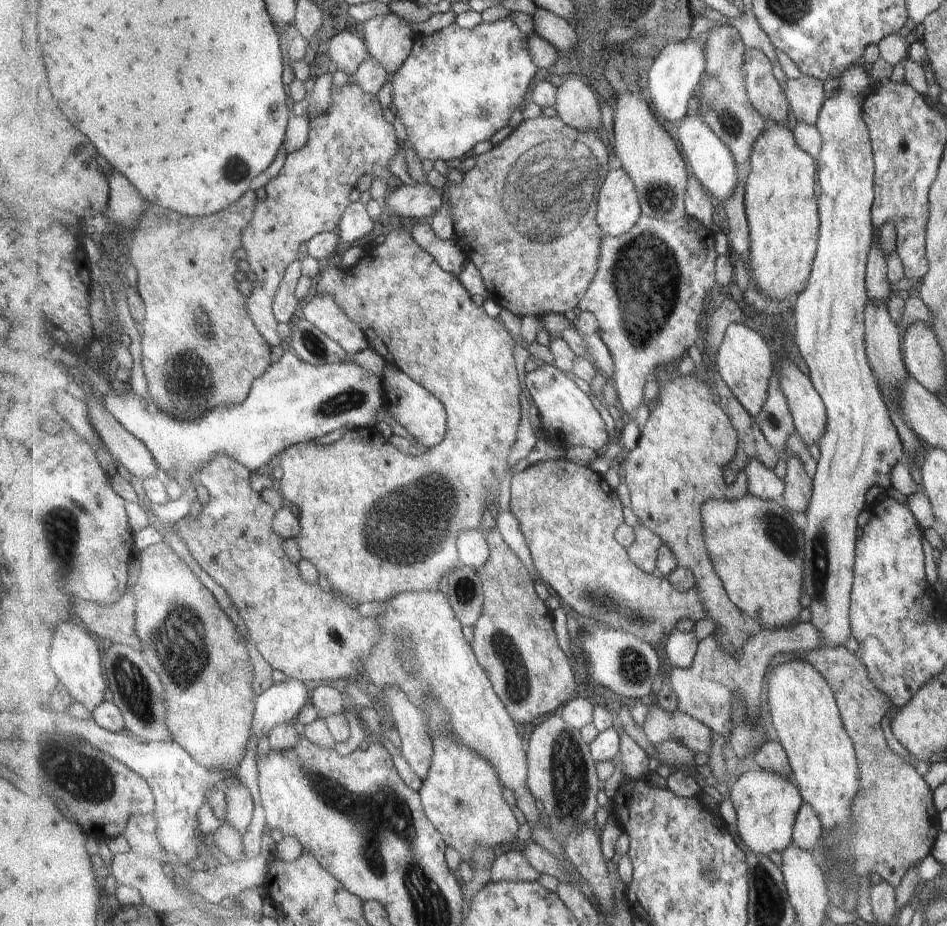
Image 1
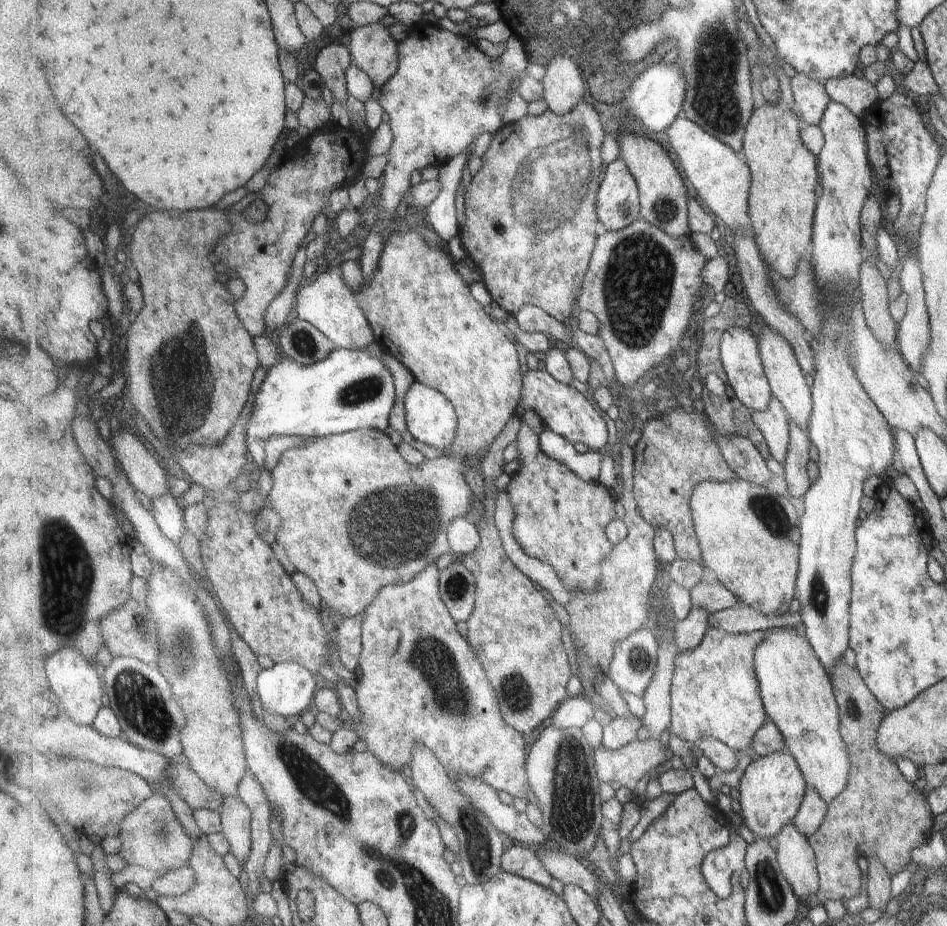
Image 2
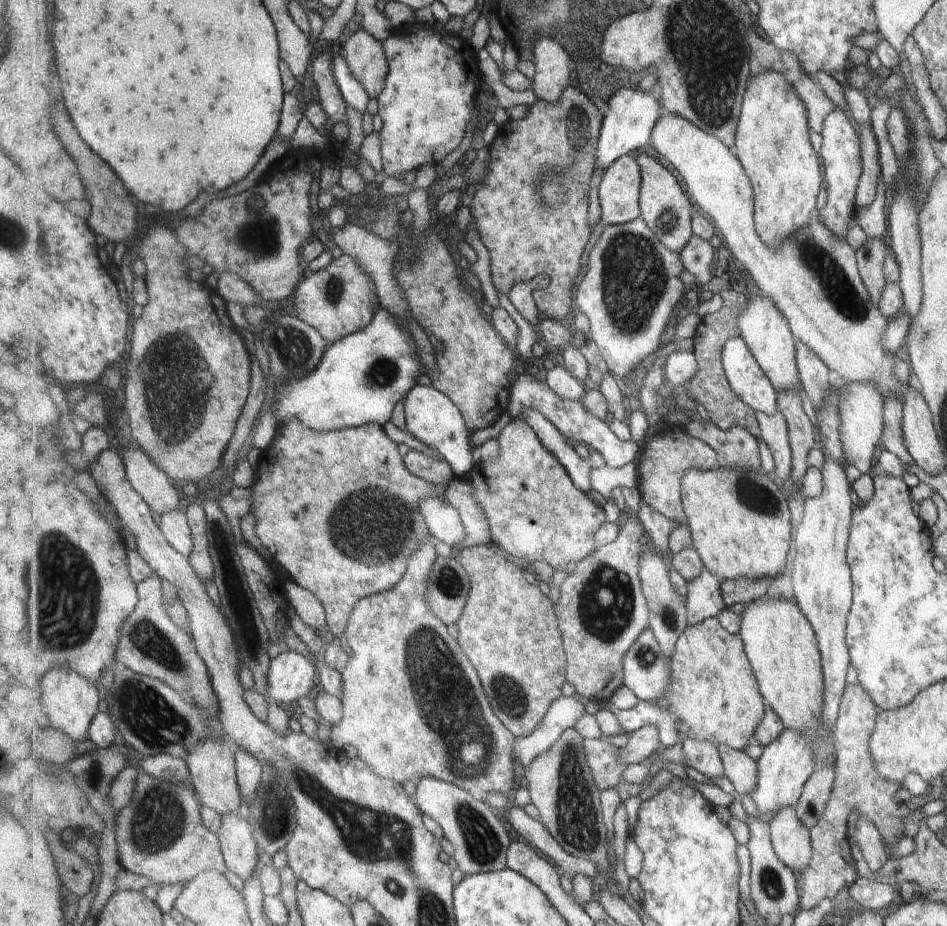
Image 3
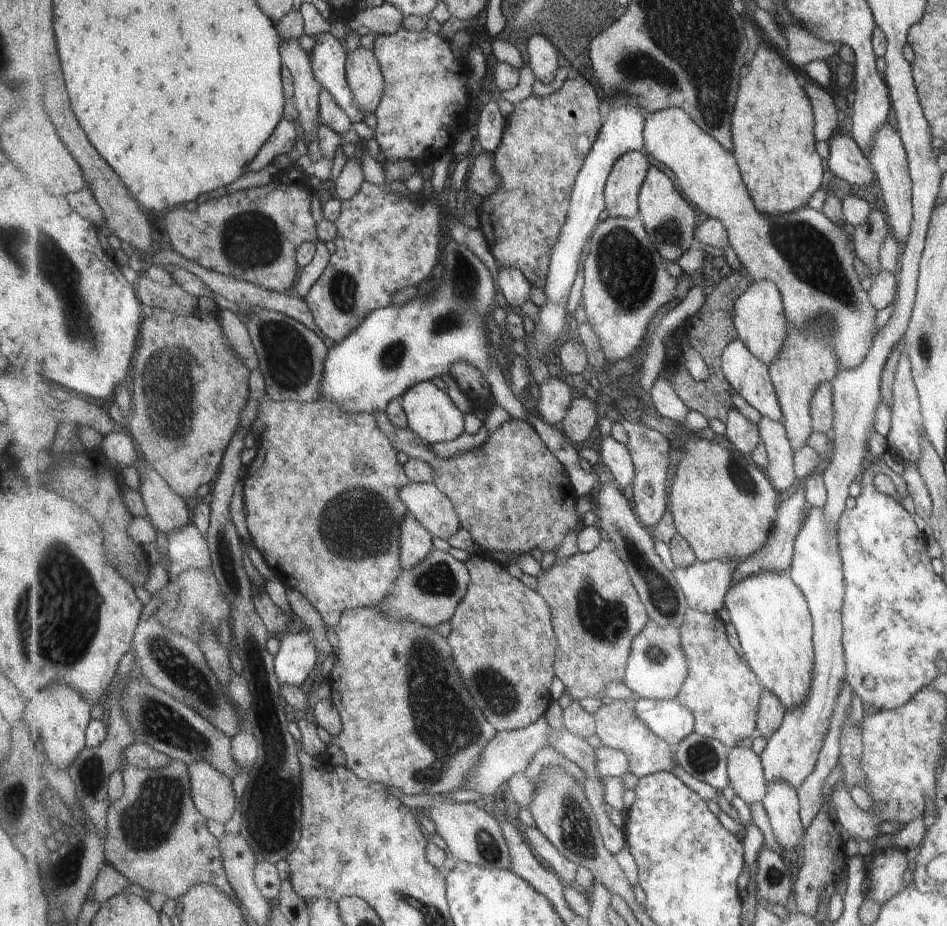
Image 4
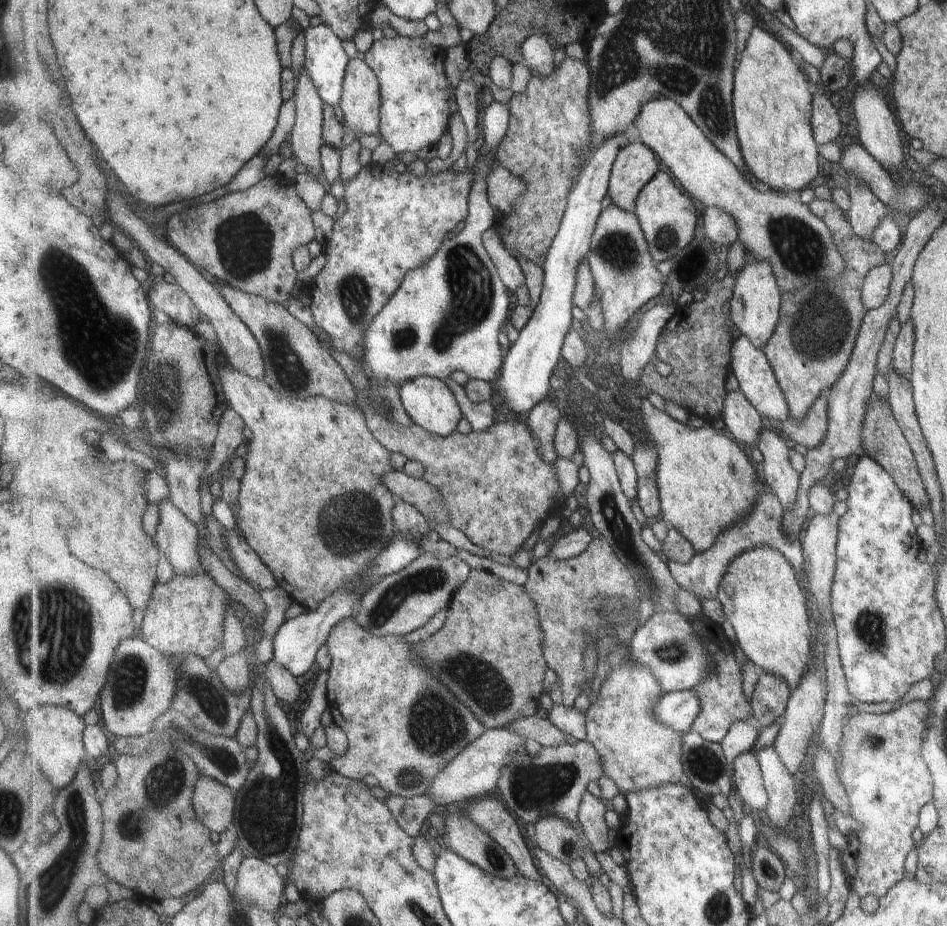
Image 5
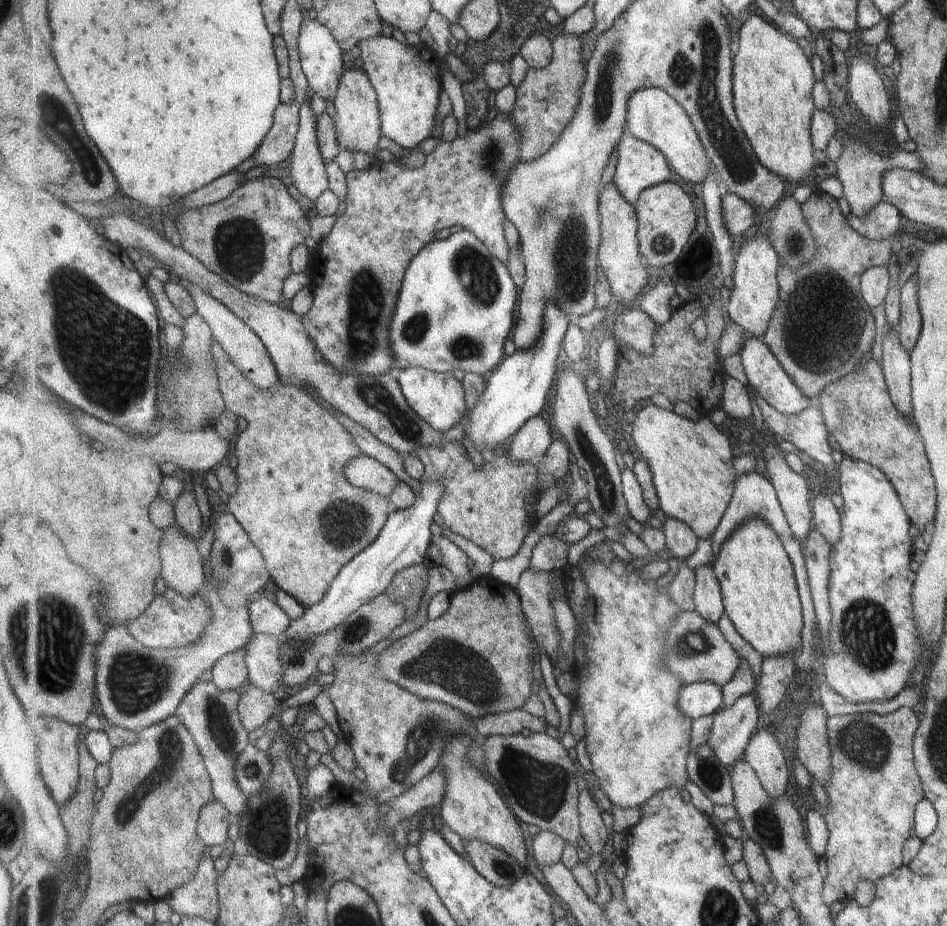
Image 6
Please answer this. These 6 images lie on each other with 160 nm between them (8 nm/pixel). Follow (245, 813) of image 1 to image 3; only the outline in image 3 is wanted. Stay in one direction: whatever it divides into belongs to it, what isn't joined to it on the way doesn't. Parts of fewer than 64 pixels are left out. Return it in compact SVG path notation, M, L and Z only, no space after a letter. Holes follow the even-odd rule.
M238 811L223 814L218 836L227 867L247 884L261 863L261 848L251 830L250 821L245 820Z

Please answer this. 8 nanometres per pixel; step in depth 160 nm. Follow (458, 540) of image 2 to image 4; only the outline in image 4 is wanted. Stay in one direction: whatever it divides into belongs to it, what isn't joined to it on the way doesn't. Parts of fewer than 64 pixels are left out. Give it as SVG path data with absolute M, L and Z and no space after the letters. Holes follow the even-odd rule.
M411 482L399 490L399 498L433 537L446 541L462 528L451 500L436 485Z

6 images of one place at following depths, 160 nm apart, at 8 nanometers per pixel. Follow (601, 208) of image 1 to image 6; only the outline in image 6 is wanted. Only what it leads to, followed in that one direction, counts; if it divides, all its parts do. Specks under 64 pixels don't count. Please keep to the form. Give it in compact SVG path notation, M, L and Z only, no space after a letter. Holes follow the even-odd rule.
M628 130L618 145L614 182L633 206L647 188L671 182L671 166L666 155L650 143L638 140Z

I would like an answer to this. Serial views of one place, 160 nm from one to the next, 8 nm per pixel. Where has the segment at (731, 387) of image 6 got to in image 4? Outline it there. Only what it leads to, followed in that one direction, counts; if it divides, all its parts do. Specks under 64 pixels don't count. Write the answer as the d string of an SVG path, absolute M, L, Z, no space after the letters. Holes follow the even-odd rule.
M733 408L728 414L725 436L736 451L750 457L759 444L760 428L753 426L741 412Z

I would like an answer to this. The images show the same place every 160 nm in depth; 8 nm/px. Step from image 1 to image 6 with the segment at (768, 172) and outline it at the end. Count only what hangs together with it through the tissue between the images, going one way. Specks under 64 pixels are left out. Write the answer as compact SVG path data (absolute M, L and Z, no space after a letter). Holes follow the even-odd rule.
M752 10L741 26L739 54L735 56L735 110L751 138L757 157L789 183L809 180L813 172L812 118L815 112L814 67L795 38Z

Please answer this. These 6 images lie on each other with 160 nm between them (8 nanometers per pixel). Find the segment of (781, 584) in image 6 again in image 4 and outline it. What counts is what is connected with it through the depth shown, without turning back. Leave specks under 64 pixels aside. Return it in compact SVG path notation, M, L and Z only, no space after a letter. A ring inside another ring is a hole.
M789 572L751 575L740 583L732 584L725 596L725 607L729 611L730 623L735 625L740 636L743 652L751 670L758 675L762 686L776 694L786 710L800 707L810 695L812 674L815 670L814 621L806 596L791 578Z

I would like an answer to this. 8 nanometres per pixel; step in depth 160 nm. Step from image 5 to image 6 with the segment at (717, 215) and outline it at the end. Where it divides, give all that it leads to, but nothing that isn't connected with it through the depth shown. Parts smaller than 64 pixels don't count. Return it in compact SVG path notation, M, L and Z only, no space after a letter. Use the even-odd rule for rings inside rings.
M725 191L723 195L723 216L731 236L739 237L756 225L755 206L737 194Z

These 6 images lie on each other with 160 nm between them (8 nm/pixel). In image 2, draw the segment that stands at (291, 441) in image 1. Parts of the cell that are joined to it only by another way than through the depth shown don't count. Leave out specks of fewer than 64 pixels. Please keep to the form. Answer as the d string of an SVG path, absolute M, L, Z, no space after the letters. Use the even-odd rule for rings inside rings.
M338 349L325 360L306 365L289 357L281 357L280 361L271 367L255 394L254 402L246 430L246 452L254 460L255 467L265 462L265 448L273 436L327 436L341 434L359 429L377 429L385 432L389 428L389 416L397 402L395 382L389 368L383 364L378 355L373 355L365 349Z

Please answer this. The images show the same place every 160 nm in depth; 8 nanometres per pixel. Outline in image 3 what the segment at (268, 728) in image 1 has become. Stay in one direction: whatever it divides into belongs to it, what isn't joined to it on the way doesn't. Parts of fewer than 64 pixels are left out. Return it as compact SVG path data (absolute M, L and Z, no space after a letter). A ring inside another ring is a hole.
M286 650L272 660L267 674L269 696L291 712L297 702L307 698L315 687L316 667L309 658L299 652Z

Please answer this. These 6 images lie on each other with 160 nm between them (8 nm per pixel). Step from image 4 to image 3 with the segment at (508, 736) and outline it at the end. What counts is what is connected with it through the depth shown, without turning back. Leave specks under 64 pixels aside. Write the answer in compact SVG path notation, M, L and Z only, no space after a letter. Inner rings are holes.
M561 696L547 710L543 723L535 728L529 736L515 736L514 759L519 760L523 771L529 770L533 760L548 752L559 741L559 738L569 729L574 728L577 720L585 712L584 700L576 696Z

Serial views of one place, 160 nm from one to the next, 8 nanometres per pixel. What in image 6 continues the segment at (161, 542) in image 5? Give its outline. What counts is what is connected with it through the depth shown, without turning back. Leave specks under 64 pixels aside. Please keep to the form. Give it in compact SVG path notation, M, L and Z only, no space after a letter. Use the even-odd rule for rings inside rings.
M175 524L165 530L160 546L162 578L167 588L192 597L204 590L206 573L197 542Z

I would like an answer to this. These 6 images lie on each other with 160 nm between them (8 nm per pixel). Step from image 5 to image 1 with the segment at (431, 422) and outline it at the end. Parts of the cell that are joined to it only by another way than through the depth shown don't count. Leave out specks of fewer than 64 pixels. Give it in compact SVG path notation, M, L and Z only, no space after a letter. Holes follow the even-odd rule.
M387 366L382 379L386 392L385 410L388 414L427 450L441 444L448 431L446 406L422 383L415 382L414 378L397 367L389 369Z

